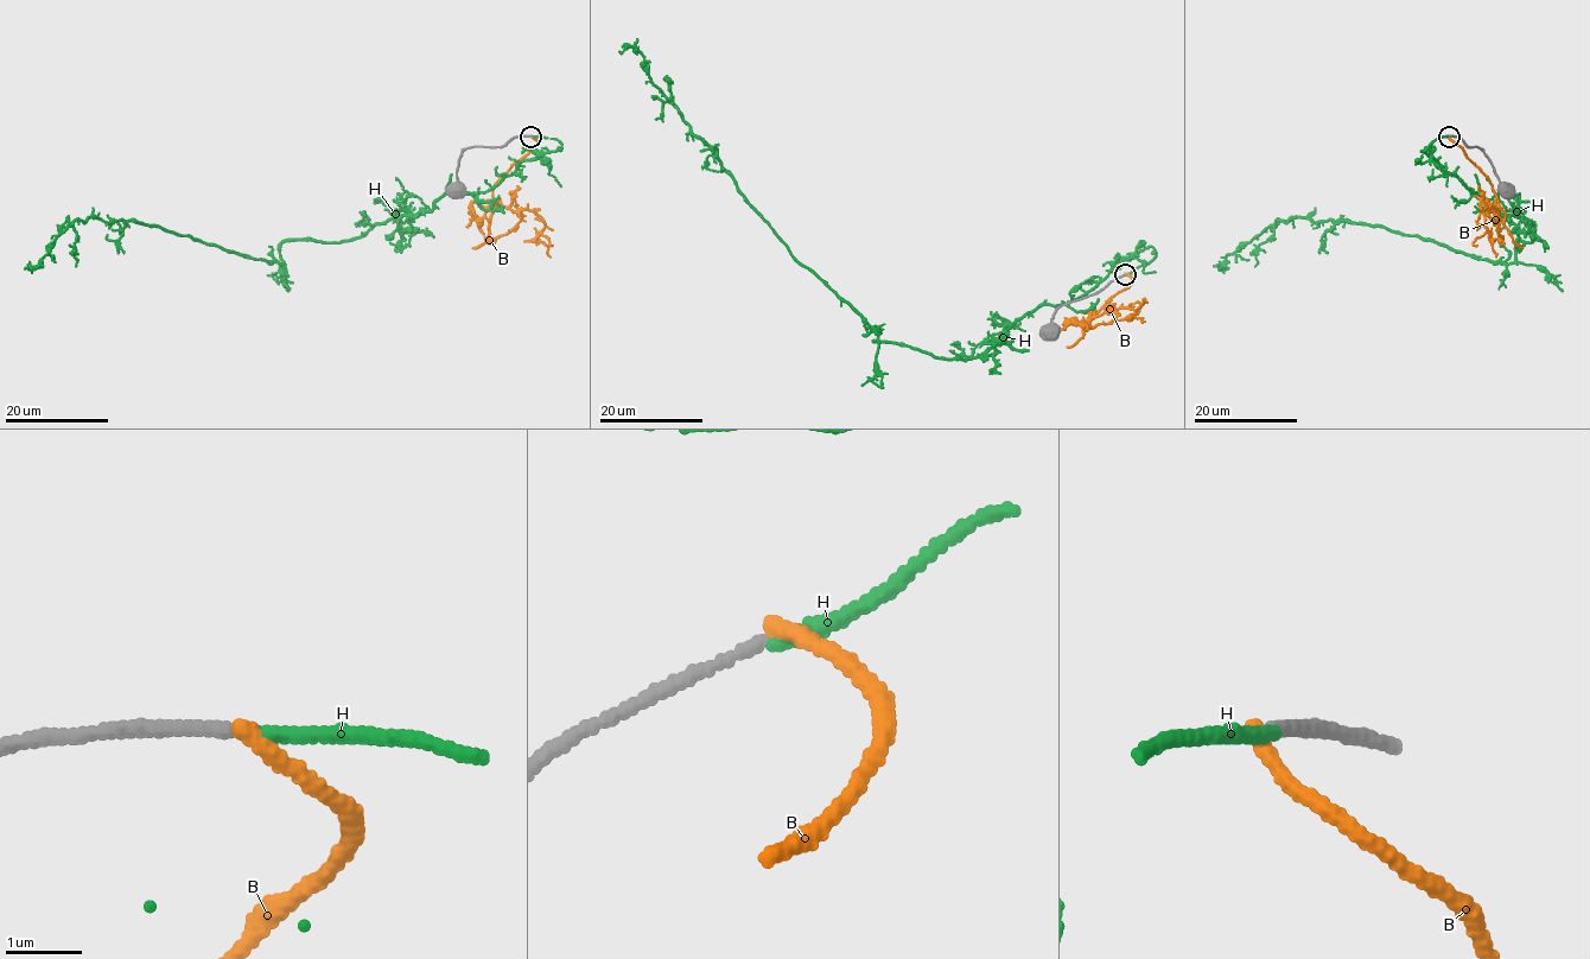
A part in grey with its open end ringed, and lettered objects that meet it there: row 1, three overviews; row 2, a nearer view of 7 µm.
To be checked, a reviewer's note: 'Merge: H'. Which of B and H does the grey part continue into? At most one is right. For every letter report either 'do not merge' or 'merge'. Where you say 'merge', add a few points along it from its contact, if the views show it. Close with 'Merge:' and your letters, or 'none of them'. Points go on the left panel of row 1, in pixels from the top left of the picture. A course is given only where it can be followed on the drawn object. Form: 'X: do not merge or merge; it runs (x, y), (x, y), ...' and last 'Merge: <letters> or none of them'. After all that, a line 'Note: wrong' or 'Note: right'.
B: do not merge
H: merge; it runs (530, 137), (561, 144), (488, 190), (445, 194), (358, 237), (286, 240), (284, 262), (89, 217), (24, 270)
Merge: H
Note: right

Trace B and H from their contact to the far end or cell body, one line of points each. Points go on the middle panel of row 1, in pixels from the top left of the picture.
B: (1125, 274), (1132, 281), (1113, 294), (1087, 323), (1108, 311), (1129, 309), (1139, 310), (1131, 316), (1145, 322)
H: (1125, 275), (1151, 247), (972, 357), (875, 341), (642, 55), (618, 50)

